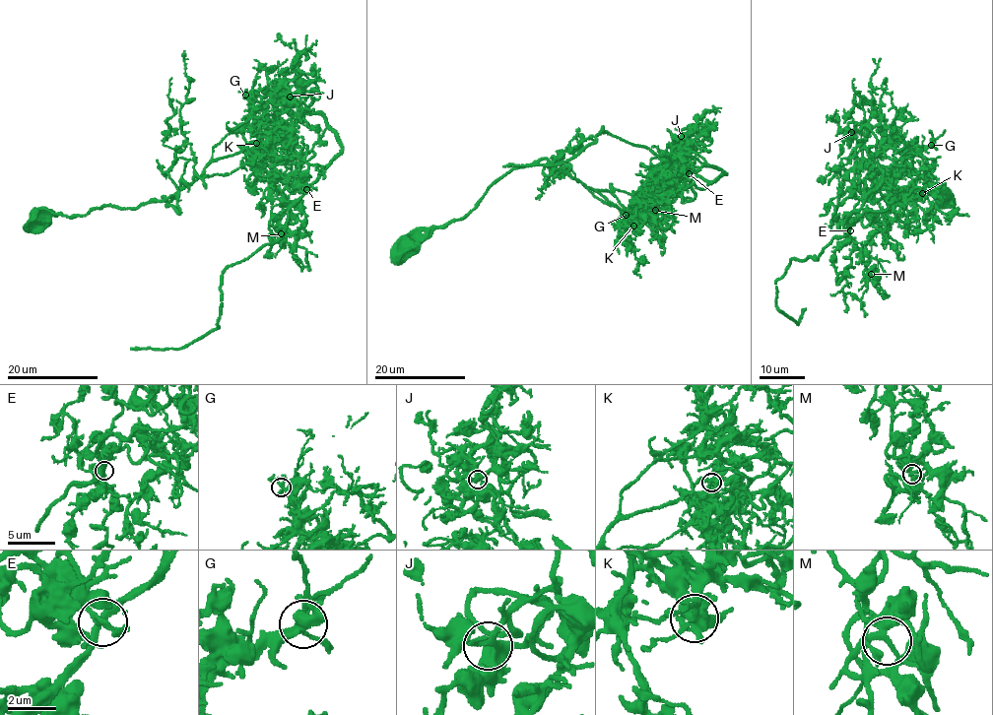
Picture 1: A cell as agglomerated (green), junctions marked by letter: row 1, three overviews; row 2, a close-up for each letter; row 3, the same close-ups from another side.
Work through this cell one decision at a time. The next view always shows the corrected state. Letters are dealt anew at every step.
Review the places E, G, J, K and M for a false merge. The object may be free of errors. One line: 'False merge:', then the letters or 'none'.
False merge: K

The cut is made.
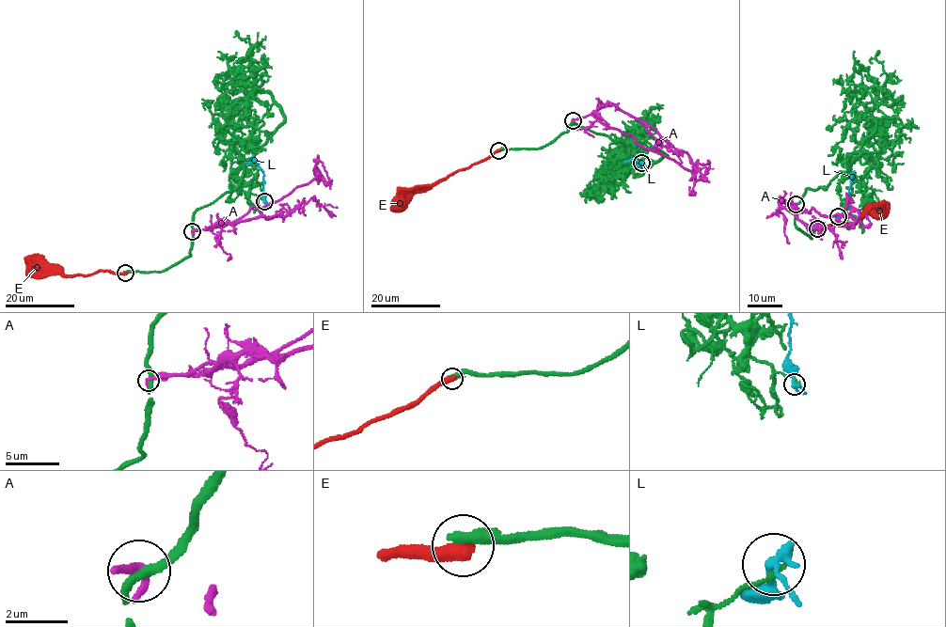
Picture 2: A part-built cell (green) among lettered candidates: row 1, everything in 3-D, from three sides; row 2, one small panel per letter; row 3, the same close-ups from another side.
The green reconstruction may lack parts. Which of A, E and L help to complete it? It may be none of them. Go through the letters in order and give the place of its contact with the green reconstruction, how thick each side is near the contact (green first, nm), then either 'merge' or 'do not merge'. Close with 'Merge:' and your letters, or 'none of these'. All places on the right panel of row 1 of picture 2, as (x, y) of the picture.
A: meets green at (796, 204); 440 nm thick on the green side, 360 nm on the other; do not merge
E: meets green at (817, 228); 360 nm thick on the green side, 500 nm on the other; do not merge
L: meets green at (838, 216); 240 nm thick on the green side, 280 nm on the other; do not merge
Merge: none of these

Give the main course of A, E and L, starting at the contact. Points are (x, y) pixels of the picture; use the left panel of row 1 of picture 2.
A: (192, 231), (226, 226), (252, 207), (281, 199), (313, 179), (322, 177), (328, 183), (324, 168)
E: (125, 273), (102, 270), (70, 276), (46, 273), (24, 258)
L: (264, 201), (263, 171), (256, 163), (244, 162)

